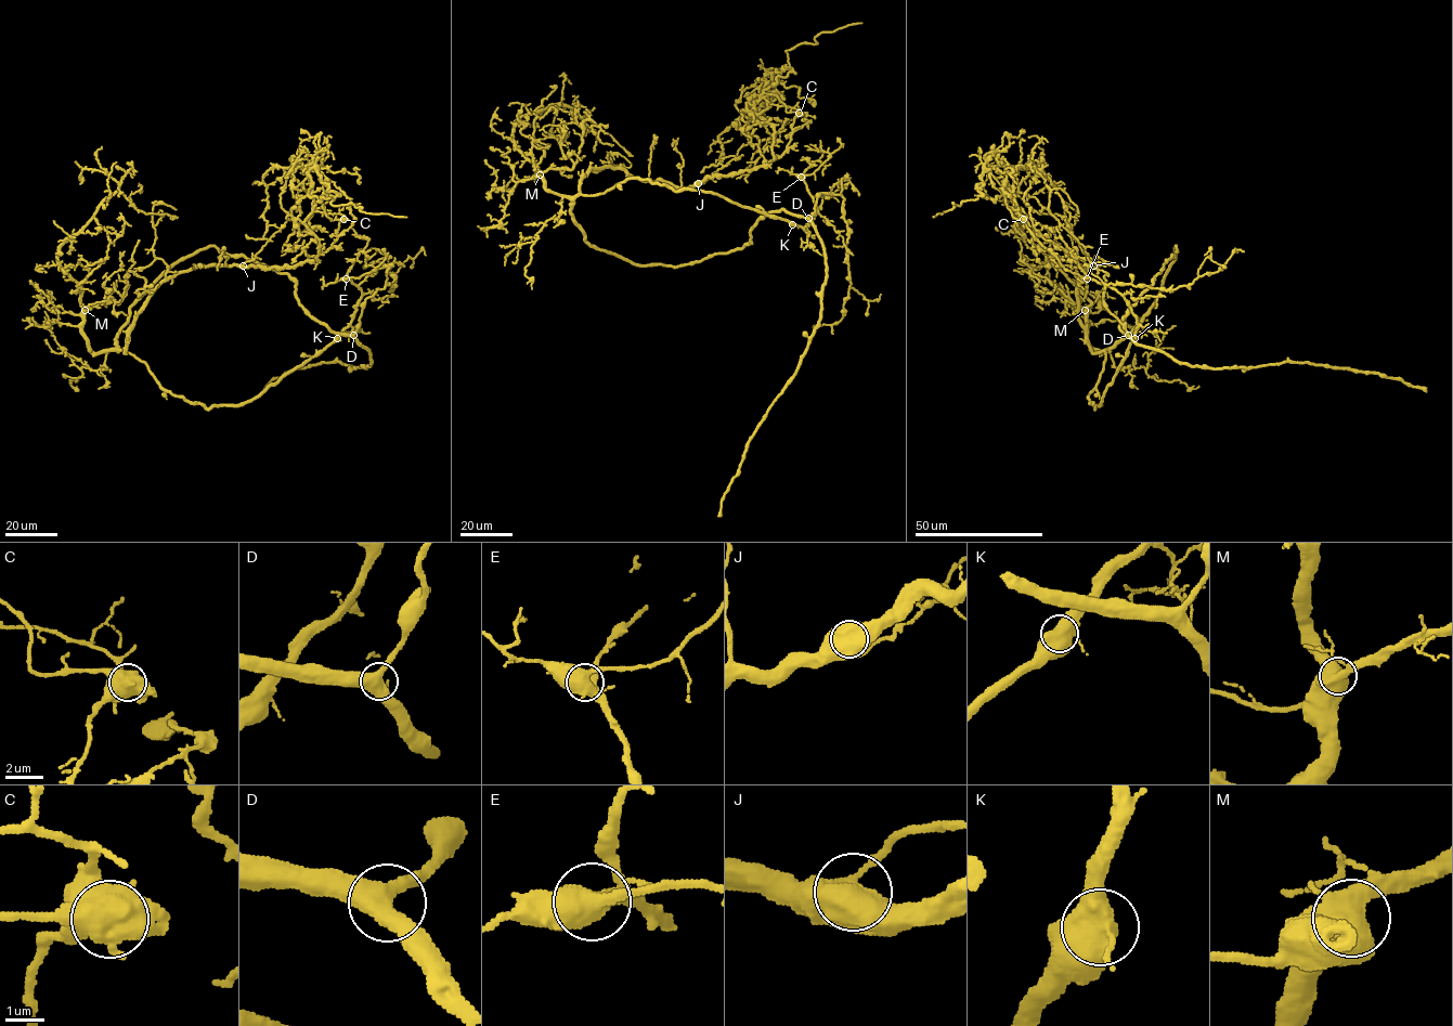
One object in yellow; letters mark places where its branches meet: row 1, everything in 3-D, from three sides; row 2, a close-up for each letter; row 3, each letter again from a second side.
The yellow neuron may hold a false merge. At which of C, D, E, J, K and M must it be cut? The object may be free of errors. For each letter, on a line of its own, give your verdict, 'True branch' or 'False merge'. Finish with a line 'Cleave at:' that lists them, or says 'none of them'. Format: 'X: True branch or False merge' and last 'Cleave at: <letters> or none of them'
C: False merge
D: True branch
E: True branch
J: True branch
K: True branch
M: True branch
Cleave at: C

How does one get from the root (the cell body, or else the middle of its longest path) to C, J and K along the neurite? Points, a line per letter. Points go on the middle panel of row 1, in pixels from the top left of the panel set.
C: (597, 248), (571, 212), (591, 168), (698, 185), (778, 158), (799, 114)
J: (597, 248), (571, 212), (580, 182), (591, 168), (621, 168), (679, 187), (698, 183)
K: (597, 248), (574, 219), (571, 202), (628, 179), (712, 192), (792, 224)

